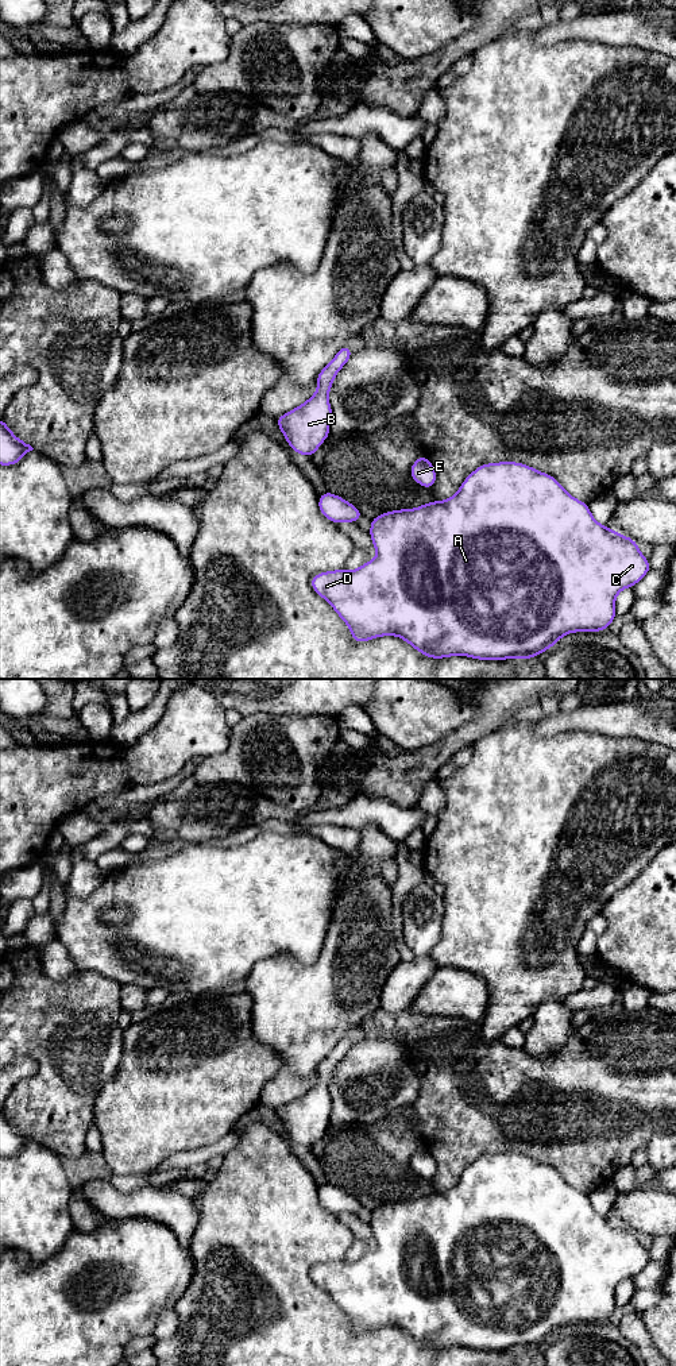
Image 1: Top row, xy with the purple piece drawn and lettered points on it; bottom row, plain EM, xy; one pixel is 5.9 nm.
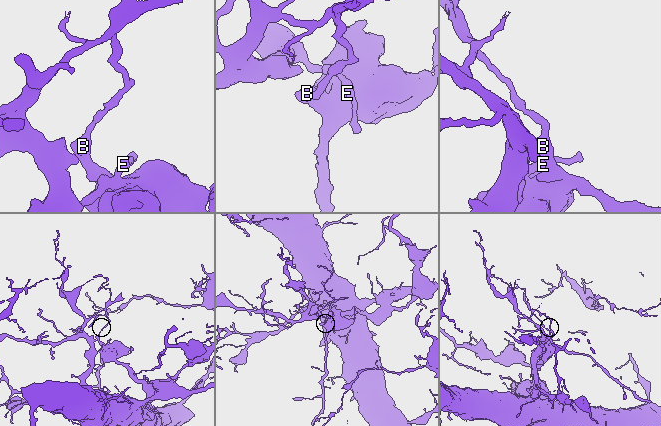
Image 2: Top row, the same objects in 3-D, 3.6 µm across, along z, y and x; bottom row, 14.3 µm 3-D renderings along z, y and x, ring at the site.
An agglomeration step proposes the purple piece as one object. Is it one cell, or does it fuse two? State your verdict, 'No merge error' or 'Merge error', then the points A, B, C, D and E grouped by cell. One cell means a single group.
Merge error. Groups: A B C D / E

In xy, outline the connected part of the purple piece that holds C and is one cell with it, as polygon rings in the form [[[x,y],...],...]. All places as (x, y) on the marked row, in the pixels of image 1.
[[[517,462],[486,463],[474,470],[455,495],[445,501],[433,501],[414,509],[385,512],[371,518],[368,530],[376,557],[354,571],[335,570],[312,576],[312,589],[324,598],[348,625],[355,643],[382,636],[398,636],[416,651],[430,659],[468,656],[478,660],[529,660],[575,632],[602,632],[615,620],[615,598],[619,591],[634,587],[652,568],[641,553],[637,541],[600,525],[591,514],[588,503],[568,494],[552,475]]]

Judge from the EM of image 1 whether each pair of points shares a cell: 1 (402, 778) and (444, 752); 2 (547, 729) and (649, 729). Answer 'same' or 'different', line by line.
1: same
2: same

